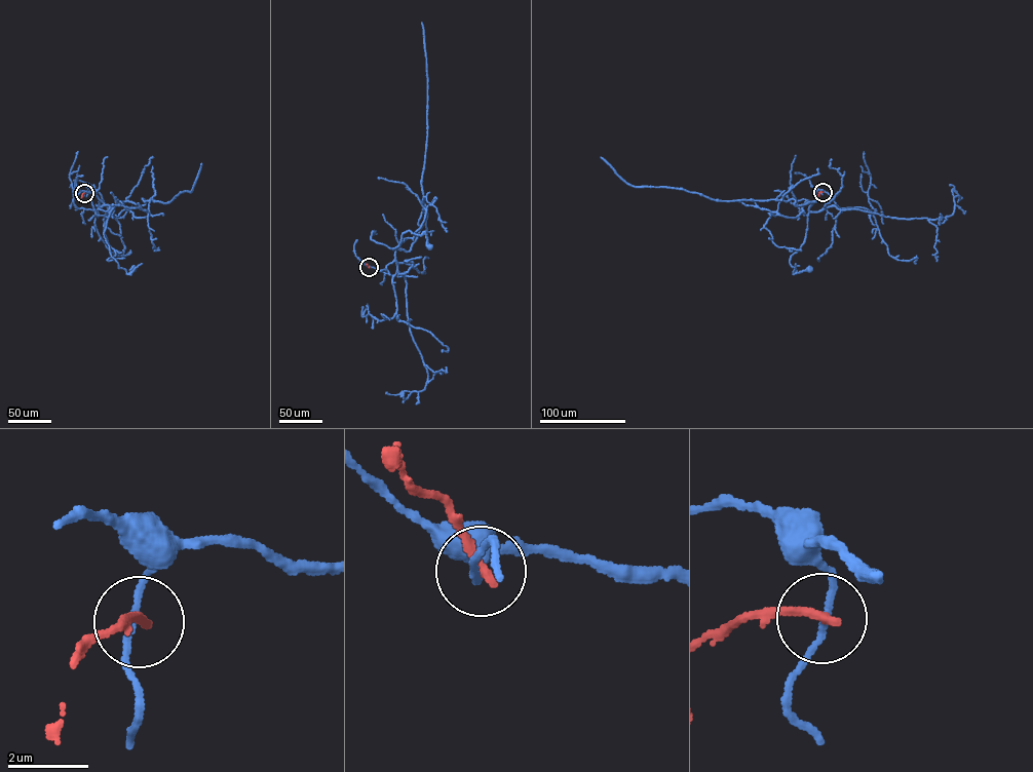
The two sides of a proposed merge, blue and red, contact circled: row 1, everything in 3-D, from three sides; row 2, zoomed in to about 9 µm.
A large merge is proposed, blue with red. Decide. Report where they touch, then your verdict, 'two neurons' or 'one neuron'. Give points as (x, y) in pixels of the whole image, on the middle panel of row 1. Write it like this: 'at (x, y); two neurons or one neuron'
at (369, 267); two neurons

